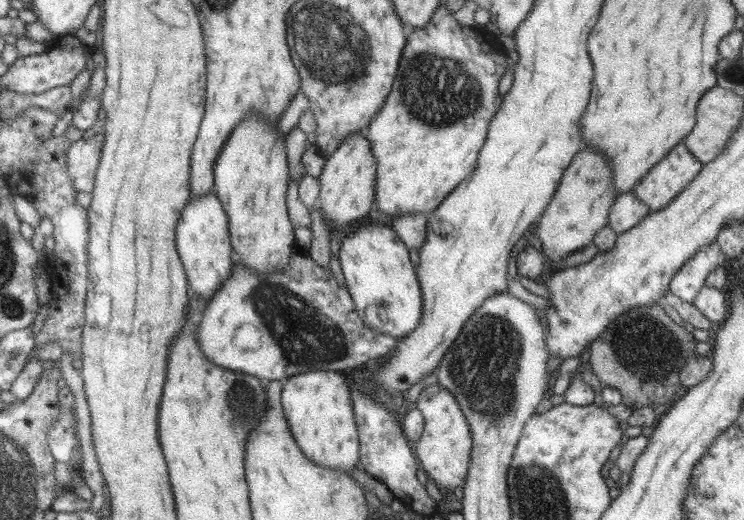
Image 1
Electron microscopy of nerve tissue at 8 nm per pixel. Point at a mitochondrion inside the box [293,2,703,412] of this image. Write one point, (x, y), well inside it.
(420, 77)

